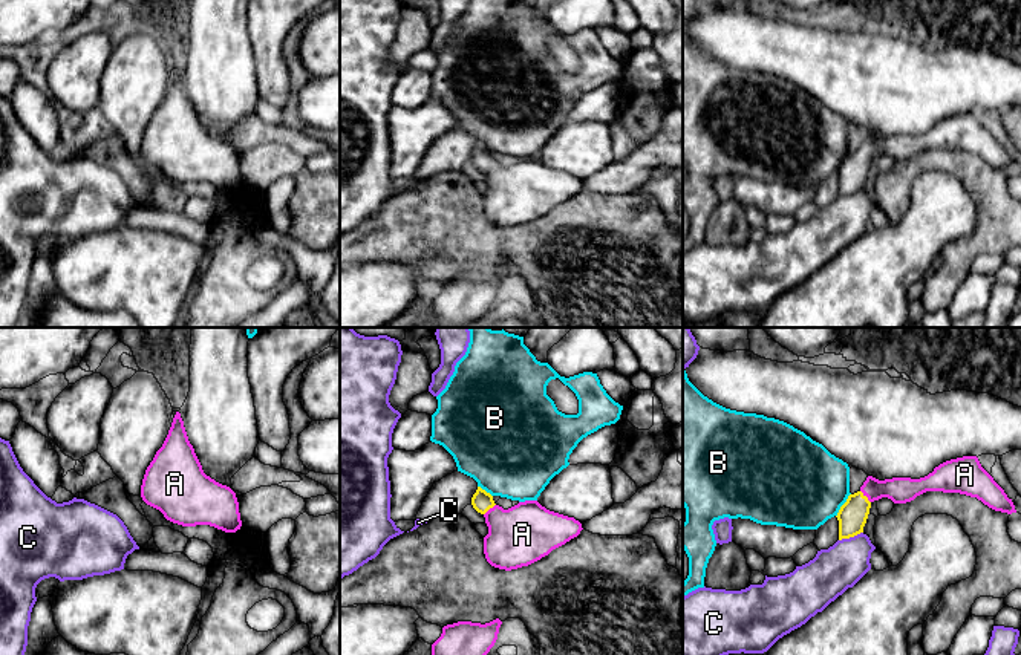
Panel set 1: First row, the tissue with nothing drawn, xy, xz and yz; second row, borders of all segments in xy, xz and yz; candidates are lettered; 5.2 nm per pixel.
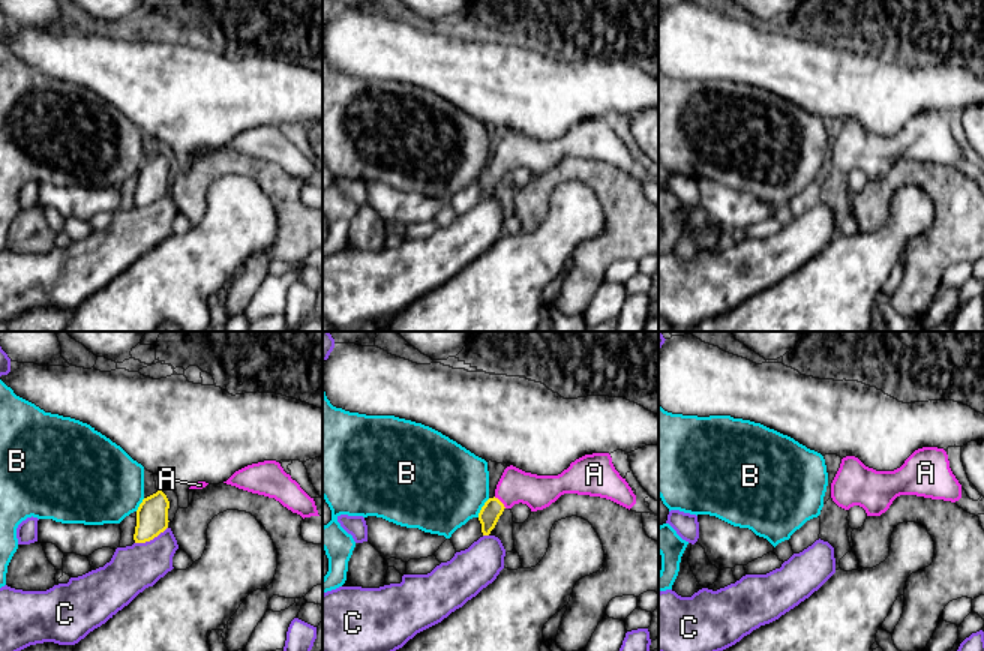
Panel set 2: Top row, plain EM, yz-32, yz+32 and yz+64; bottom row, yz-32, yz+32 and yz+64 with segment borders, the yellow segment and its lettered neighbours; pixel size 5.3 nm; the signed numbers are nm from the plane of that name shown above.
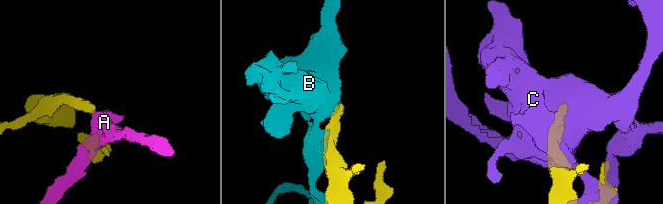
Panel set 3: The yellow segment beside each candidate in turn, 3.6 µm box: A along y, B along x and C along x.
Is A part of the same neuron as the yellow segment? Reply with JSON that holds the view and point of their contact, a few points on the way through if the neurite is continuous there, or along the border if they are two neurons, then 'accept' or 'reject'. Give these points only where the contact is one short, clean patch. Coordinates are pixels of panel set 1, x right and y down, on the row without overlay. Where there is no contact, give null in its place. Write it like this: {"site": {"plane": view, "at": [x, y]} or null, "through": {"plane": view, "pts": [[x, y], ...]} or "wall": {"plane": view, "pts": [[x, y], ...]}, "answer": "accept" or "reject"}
{"site": {"plane": "yz", "at": [865, 153]}, "through": {"plane": "yz", "pts": [[853, 172], [865, 153], [871, 147], [900, 147]]}, "answer": "accept"}

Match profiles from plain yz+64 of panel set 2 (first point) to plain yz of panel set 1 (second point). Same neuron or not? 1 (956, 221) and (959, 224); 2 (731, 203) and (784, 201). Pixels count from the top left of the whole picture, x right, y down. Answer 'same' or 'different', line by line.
1: different
2: same

